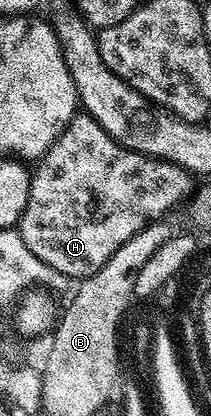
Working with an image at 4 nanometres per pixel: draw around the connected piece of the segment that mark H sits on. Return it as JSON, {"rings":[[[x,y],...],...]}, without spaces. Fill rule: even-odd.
{"rings":[[[85,112],[75,115],[66,131],[35,166],[38,167],[33,167],[30,175],[28,204],[16,229],[33,255],[70,280],[87,278],[104,268],[112,252],[116,252],[124,240],[132,240],[132,236],[150,222],[165,219],[169,215],[166,213],[192,190],[192,178],[187,171],[171,162],[163,162],[161,158],[147,158],[135,150],[125,150],[104,132],[104,128],[100,128],[92,115]]]}

